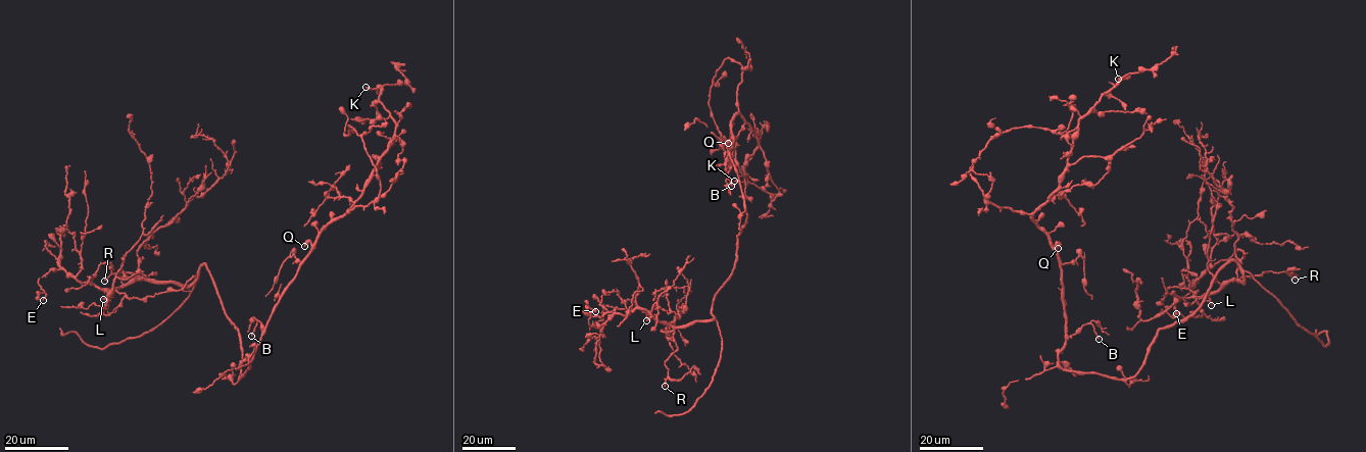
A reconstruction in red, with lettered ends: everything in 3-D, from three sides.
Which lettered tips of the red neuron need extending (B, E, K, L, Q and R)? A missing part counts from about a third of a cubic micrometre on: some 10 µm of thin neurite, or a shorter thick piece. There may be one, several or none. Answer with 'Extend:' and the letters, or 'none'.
Extend: L

